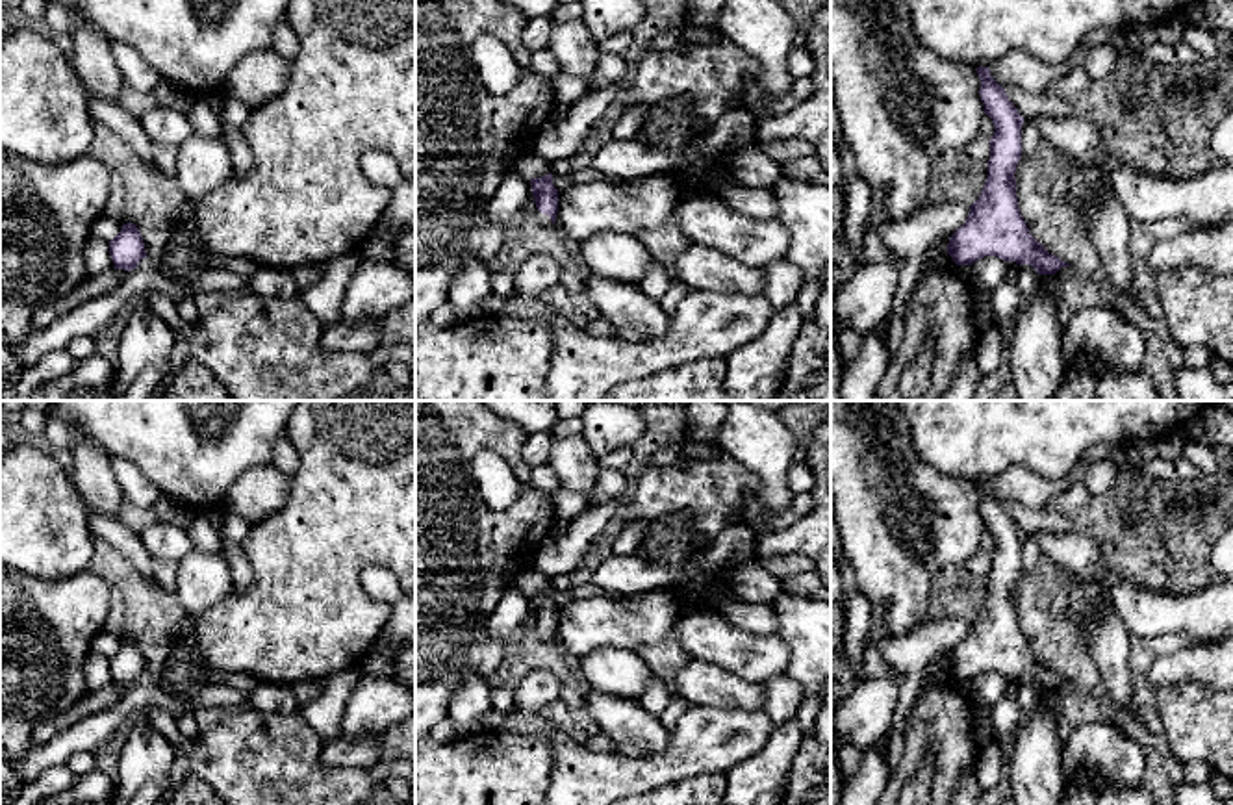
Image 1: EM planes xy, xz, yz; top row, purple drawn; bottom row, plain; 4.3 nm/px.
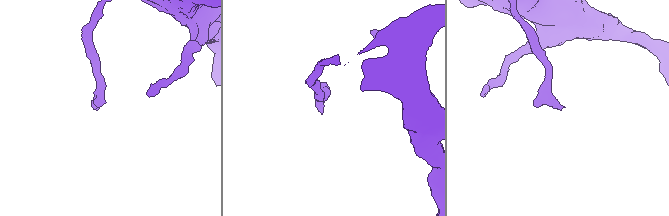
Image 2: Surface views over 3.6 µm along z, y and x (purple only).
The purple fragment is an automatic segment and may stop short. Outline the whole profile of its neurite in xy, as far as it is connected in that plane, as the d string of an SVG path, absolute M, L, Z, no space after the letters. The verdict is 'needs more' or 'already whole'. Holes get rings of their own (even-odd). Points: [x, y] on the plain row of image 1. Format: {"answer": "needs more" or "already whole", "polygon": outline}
{"answer": "already whole", "polygon": "M132 638L122 640L121 647L109 657L109 670L115 684L135 684L146 673L139 644Z"}

